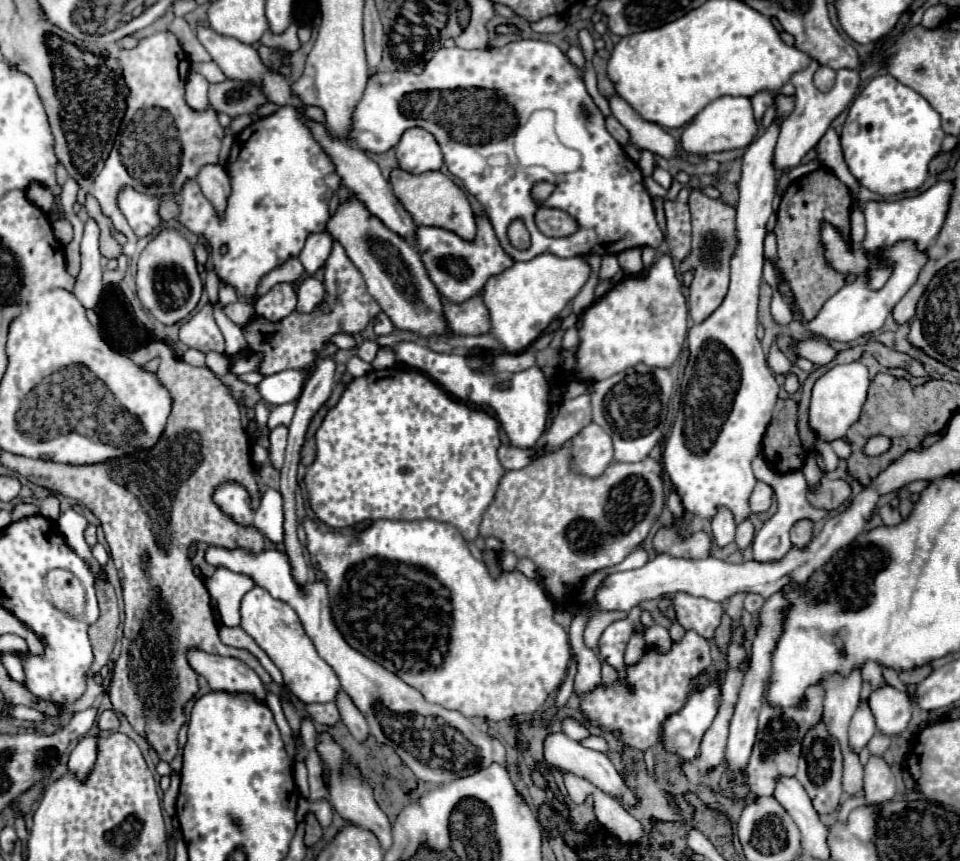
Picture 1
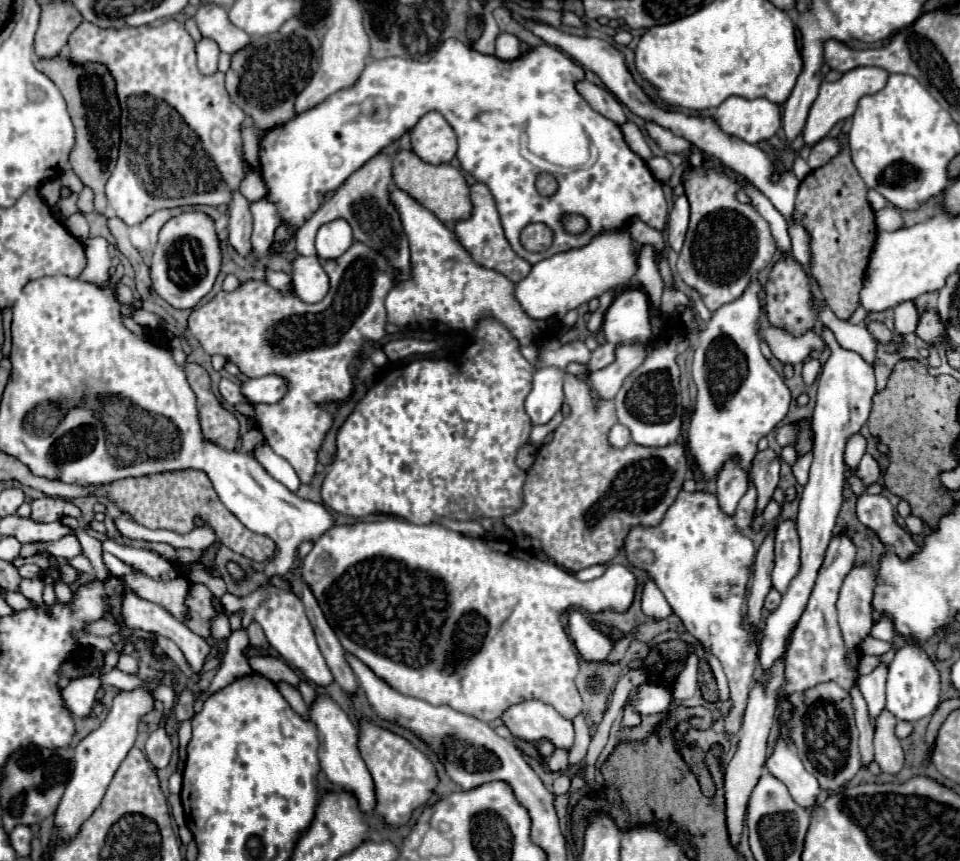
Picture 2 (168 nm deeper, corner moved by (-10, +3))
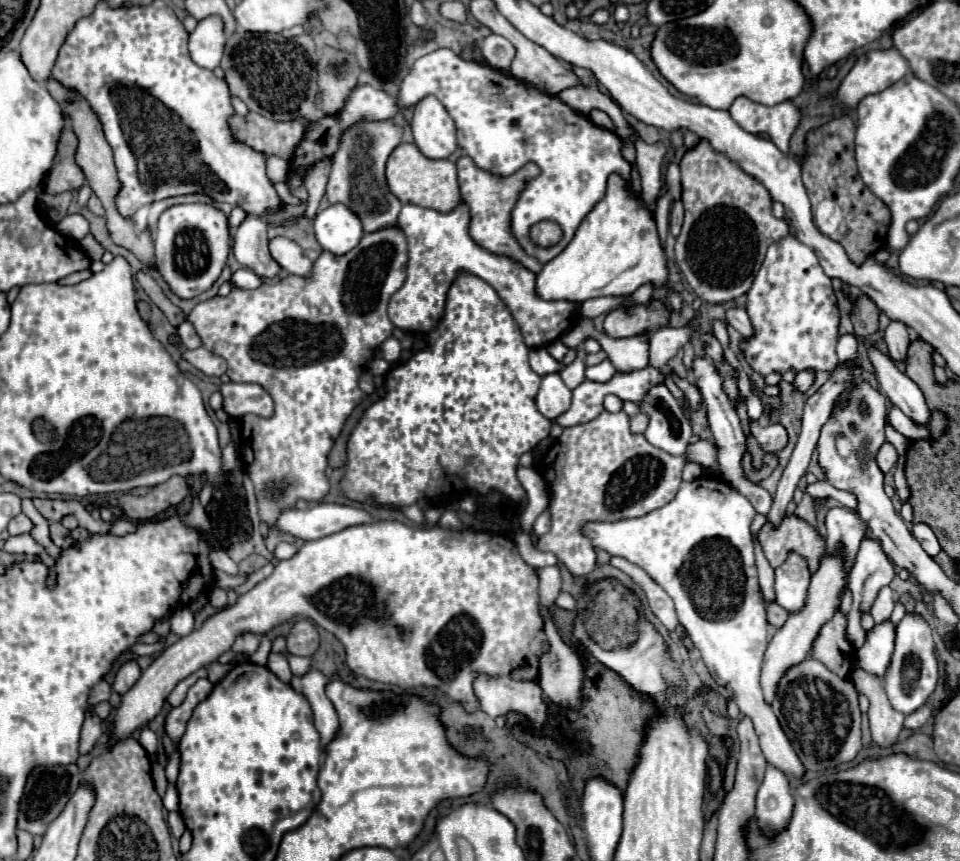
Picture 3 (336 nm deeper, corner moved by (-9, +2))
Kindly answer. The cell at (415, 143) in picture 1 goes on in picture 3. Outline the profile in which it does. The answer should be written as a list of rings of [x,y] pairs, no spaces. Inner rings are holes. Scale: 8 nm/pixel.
[[[424,98],[414,108],[414,144],[426,158],[448,158],[456,148],[456,126],[446,108],[436,98]]]

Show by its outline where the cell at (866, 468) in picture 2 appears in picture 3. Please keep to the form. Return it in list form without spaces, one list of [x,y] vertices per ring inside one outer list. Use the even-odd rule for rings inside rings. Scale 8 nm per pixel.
[[[884,442],[884,444],[882,444],[882,448],[880,448],[880,450],[878,450],[878,454],[876,454],[878,468],[886,474],[886,472],[890,472],[890,470],[892,470],[892,466],[896,464],[896,460],[898,460],[898,454],[896,454],[894,446],[892,446],[892,444],[888,444],[888,442]]]

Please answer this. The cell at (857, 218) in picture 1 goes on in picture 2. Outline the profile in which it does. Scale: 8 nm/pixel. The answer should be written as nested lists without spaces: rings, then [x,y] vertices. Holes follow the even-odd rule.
[[[885,207],[885,209],[877,211],[875,215],[877,215],[877,229],[879,231],[897,231],[905,225],[901,213],[893,207]]]

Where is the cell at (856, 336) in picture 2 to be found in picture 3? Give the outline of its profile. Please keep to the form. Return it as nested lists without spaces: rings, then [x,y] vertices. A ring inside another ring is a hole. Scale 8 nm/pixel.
[[[864,340],[868,348],[868,358],[874,366],[876,380],[880,384],[880,390],[890,398],[894,406],[898,406],[908,418],[912,418],[918,424],[926,424],[930,420],[930,410],[924,402],[924,396],[920,388],[896,368],[894,360],[886,354],[882,354],[872,342]]]

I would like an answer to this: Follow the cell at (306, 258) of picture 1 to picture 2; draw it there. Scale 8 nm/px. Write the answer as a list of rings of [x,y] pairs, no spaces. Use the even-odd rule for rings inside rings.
[[[335,219],[325,223],[317,231],[317,255],[321,259],[337,259],[353,245],[353,231],[351,225],[343,219]]]

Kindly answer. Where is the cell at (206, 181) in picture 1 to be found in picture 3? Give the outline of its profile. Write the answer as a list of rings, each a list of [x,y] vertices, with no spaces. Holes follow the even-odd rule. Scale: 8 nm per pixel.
[[[246,214],[244,222],[238,226],[232,238],[232,252],[242,266],[262,278],[280,274],[280,266],[268,250],[268,224],[256,214]]]

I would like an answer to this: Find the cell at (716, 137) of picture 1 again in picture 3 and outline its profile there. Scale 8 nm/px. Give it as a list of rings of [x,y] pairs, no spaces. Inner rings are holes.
[[[736,98],[728,112],[742,130],[768,136],[784,154],[788,154],[788,140],[800,120],[800,112],[792,102],[764,106],[748,98]]]

